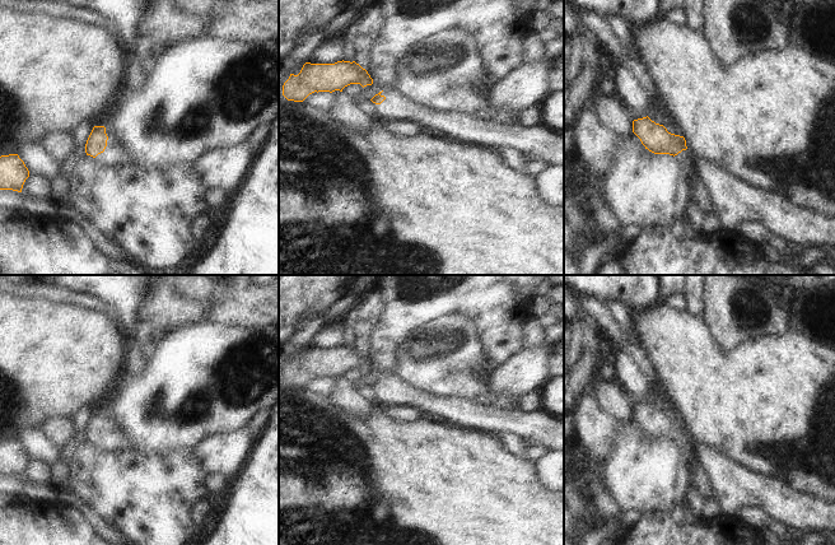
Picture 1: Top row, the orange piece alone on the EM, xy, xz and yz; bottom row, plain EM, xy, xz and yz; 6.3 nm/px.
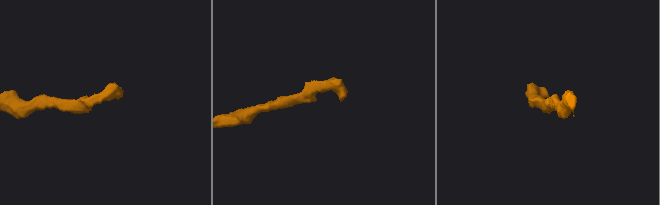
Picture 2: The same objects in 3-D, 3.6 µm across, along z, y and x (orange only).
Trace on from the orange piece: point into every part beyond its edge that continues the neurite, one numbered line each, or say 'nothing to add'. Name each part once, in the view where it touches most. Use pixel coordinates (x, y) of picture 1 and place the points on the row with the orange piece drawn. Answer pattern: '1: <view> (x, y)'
1: xy (113, 154)

